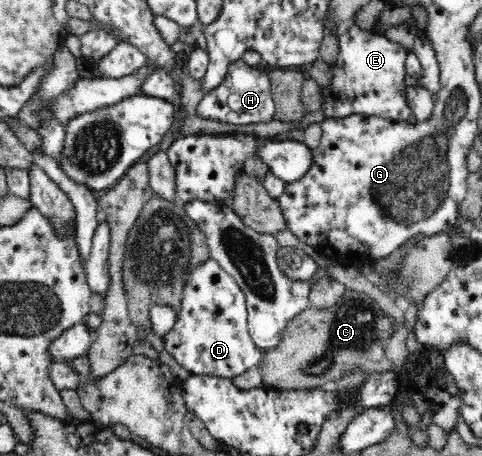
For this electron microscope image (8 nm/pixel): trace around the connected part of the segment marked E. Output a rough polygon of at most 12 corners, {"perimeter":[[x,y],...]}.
{"perimeter":[[351,23],[325,116],[407,122],[406,48]]}

